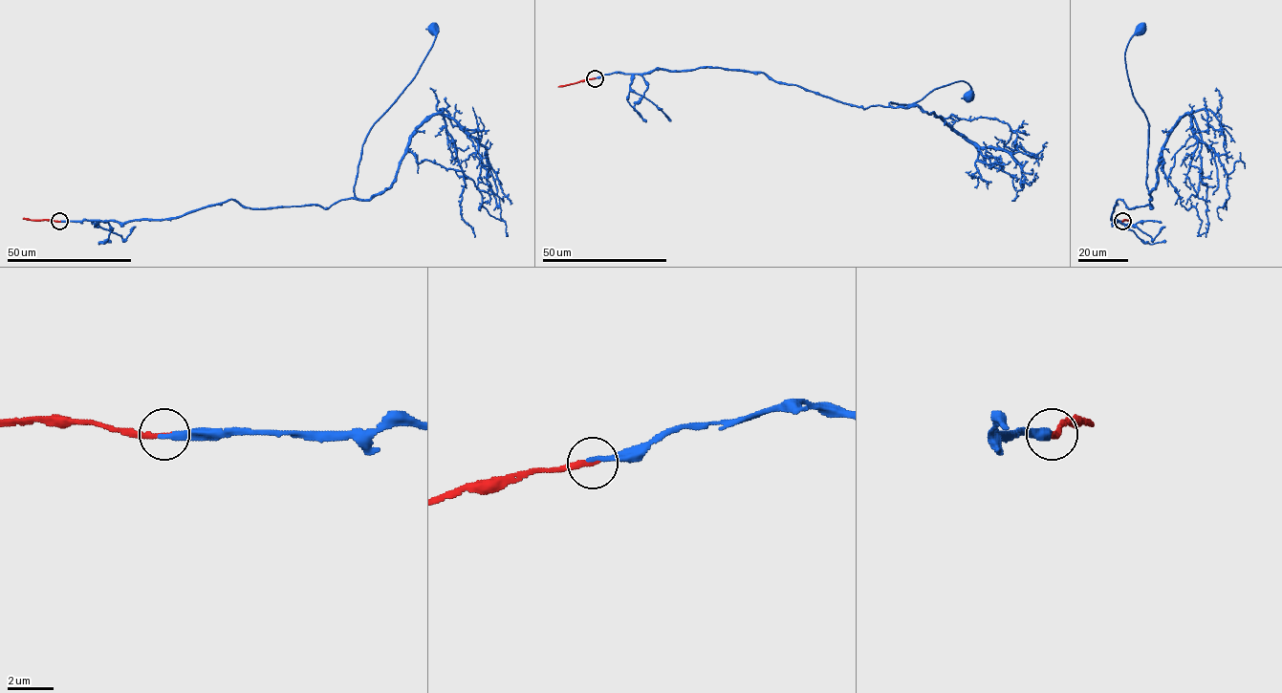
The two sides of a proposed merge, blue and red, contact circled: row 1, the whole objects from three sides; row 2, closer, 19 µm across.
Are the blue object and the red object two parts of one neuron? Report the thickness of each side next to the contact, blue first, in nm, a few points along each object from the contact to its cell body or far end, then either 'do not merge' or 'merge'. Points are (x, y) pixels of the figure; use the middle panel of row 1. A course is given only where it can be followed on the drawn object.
calibres 280 and 280 nm; course blue (595, 78), (722, 67), (766, 74), (865, 109), (911, 104), (960, 80), (970, 87), (967, 97); course red (595, 78), (558, 86); merge

